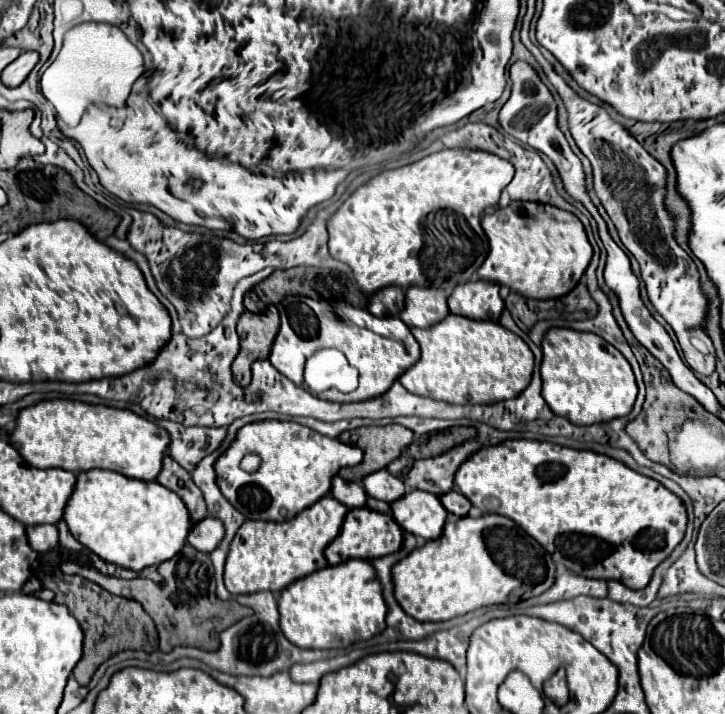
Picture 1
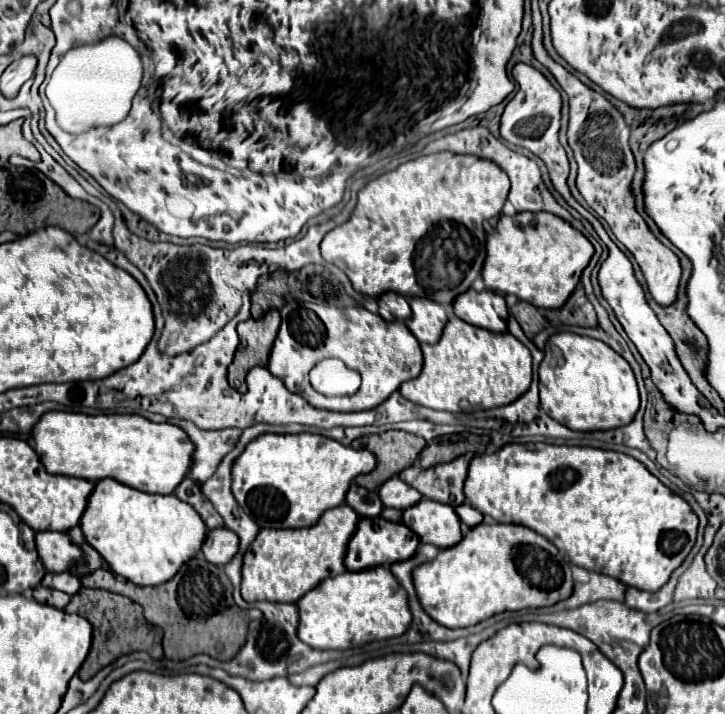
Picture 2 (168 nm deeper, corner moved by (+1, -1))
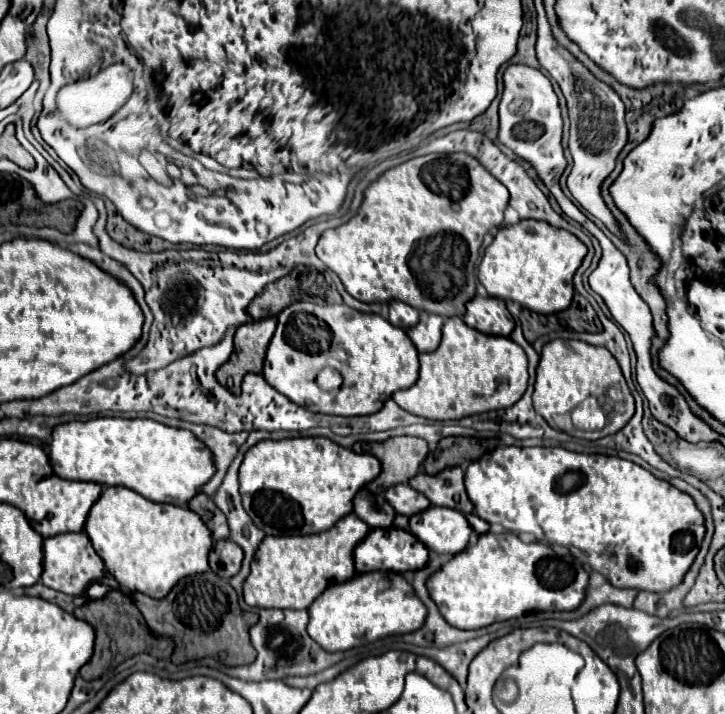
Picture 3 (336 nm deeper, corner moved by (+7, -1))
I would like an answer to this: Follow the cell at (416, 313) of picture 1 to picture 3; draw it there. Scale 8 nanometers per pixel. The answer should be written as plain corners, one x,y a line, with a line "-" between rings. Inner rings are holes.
420,311
420,319
414,327
406,329
408,337
416,345
420,353
424,351
434,351
440,343
440,331
442,331
442,317
434,313

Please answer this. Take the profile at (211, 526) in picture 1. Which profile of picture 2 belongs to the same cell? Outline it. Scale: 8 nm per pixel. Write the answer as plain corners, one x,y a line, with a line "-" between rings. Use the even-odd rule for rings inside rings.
222,527
216,531
208,531
206,541
202,545
202,553
210,563
222,567
238,553
238,549
240,549
238,545
240,545
238,535
234,535
234,531
230,531
230,529

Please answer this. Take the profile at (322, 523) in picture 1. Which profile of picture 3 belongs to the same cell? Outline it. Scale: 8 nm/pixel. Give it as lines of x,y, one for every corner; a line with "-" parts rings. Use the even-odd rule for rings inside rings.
348,513
338,523
334,523
330,529
322,533
314,533
310,537
266,535
250,563
250,575
244,581
244,601
252,607
262,607
262,609
306,609
328,585
342,583
354,575
352,551
356,543
364,539
364,533
368,531
370,527
364,521
354,517
354,513

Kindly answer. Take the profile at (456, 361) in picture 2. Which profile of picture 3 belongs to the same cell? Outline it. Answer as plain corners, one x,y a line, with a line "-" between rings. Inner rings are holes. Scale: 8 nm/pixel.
450,317
444,321
442,327
442,341
436,351
432,353
420,353
420,377
418,381
402,391
396,391
392,399
406,411
414,415
422,415
428,419
462,419
466,415
484,413
492,409
504,409
516,403
528,385
528,361
526,353
520,345
516,345
510,337
494,337
480,333
472,327
468,327
460,317

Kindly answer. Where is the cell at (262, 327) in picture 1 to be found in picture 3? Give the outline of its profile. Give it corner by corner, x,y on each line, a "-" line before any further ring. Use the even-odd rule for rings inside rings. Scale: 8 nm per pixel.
276,317
244,323
234,335
234,355
216,371
218,381
230,391
240,393
240,383
246,373
262,373
264,355
276,329

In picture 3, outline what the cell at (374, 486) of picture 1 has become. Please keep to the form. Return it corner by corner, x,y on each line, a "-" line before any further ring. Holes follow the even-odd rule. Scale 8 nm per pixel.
408,483
388,487
386,489
386,501
394,507
396,513
402,513
402,515
420,513
430,505
428,499
424,495
420,495
420,491
414,491

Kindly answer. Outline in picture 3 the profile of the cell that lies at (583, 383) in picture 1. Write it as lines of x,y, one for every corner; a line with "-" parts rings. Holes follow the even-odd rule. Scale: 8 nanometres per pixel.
554,339
544,345
540,355
534,385
534,409
552,427
556,427
556,421
564,415
570,421
570,425
562,427
564,431
594,441
620,431
632,419
634,397
610,351
586,341

